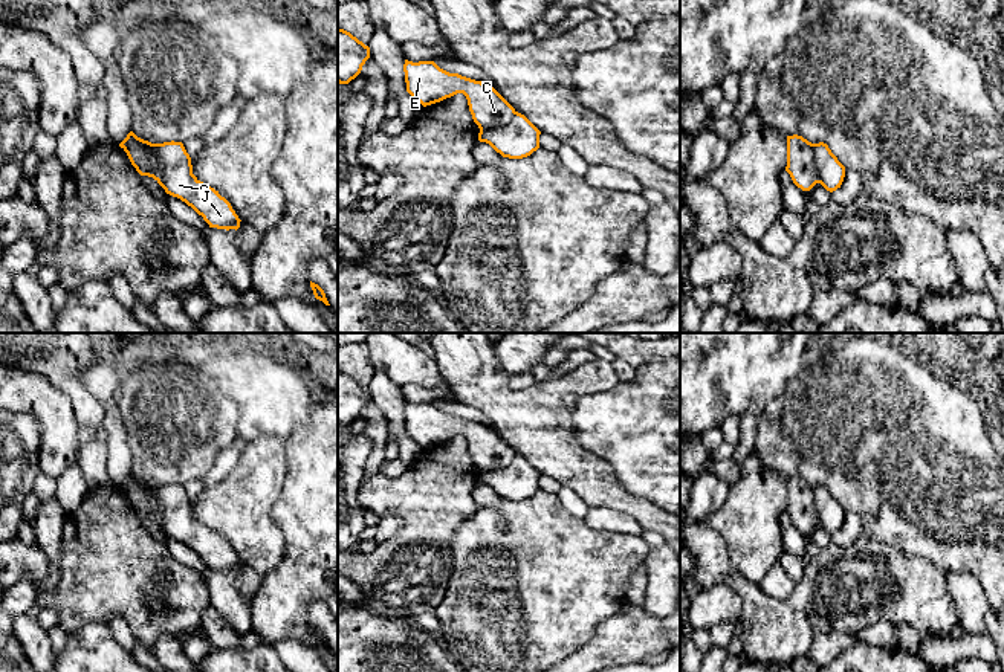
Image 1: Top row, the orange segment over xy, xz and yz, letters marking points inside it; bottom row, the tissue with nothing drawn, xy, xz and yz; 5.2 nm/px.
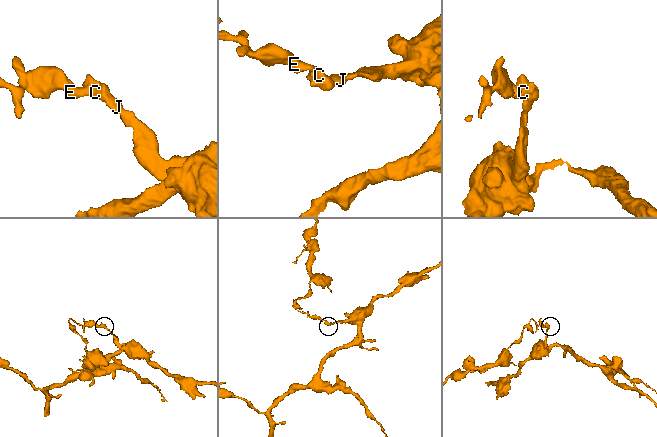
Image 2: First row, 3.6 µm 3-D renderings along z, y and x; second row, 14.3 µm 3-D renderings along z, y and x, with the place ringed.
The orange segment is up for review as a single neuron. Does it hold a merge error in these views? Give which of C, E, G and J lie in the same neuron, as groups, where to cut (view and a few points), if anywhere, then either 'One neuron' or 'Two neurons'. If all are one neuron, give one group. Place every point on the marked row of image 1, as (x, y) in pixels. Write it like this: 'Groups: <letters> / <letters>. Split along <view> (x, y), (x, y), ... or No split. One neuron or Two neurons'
Groups: C E / G J. Split along xy (147, 144), (145, 148), (162, 174), (162, 185). Two neurons

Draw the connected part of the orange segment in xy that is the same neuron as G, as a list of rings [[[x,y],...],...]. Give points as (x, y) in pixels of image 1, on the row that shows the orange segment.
[[[182,142],[151,144],[145,148],[164,174],[160,185],[167,194],[191,206],[209,228],[226,231],[240,228],[241,220],[231,203],[193,174],[191,157]]]

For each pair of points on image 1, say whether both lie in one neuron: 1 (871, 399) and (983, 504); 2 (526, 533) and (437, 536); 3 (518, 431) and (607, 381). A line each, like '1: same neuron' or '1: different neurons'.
1: same neuron
2: different neurons
3: same neuron

